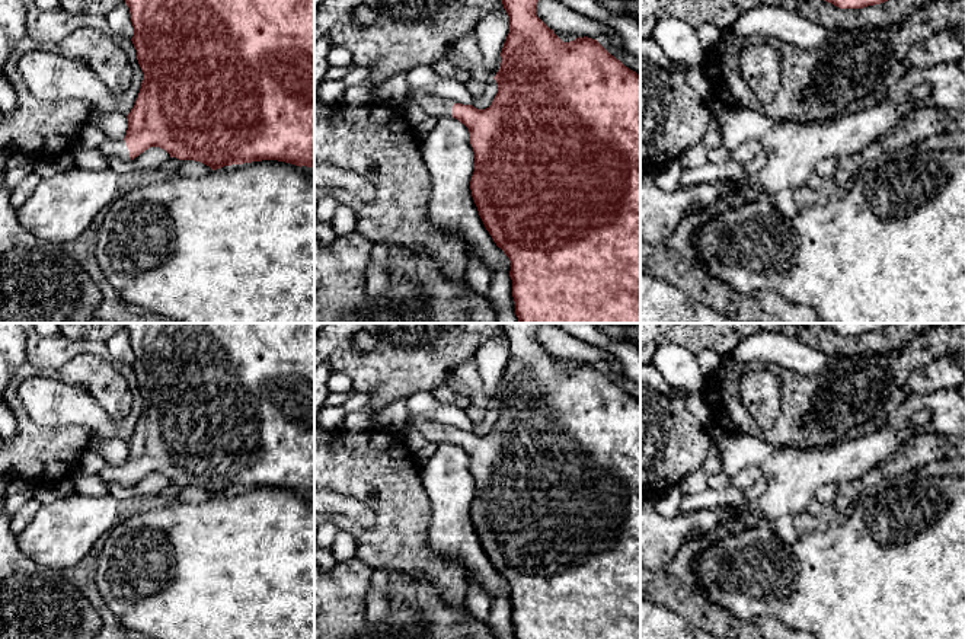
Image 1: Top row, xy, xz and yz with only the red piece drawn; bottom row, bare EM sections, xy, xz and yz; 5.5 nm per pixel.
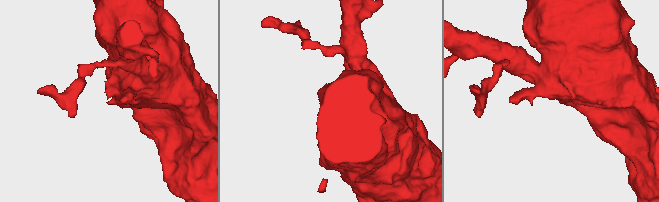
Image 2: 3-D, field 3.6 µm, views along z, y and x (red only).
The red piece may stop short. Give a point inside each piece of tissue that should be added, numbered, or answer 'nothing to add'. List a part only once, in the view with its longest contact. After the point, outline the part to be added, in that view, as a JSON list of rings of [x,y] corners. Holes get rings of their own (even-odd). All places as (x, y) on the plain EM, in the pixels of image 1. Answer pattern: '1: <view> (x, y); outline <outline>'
1: xy (109, 473); outline [[[106,463],[99,470],[98,476],[102,477],[106,483],[108,482],[118,482],[124,488],[130,488],[131,486],[130,476],[127,473],[125,466],[115,467],[115,466],[111,466],[111,464]]]

